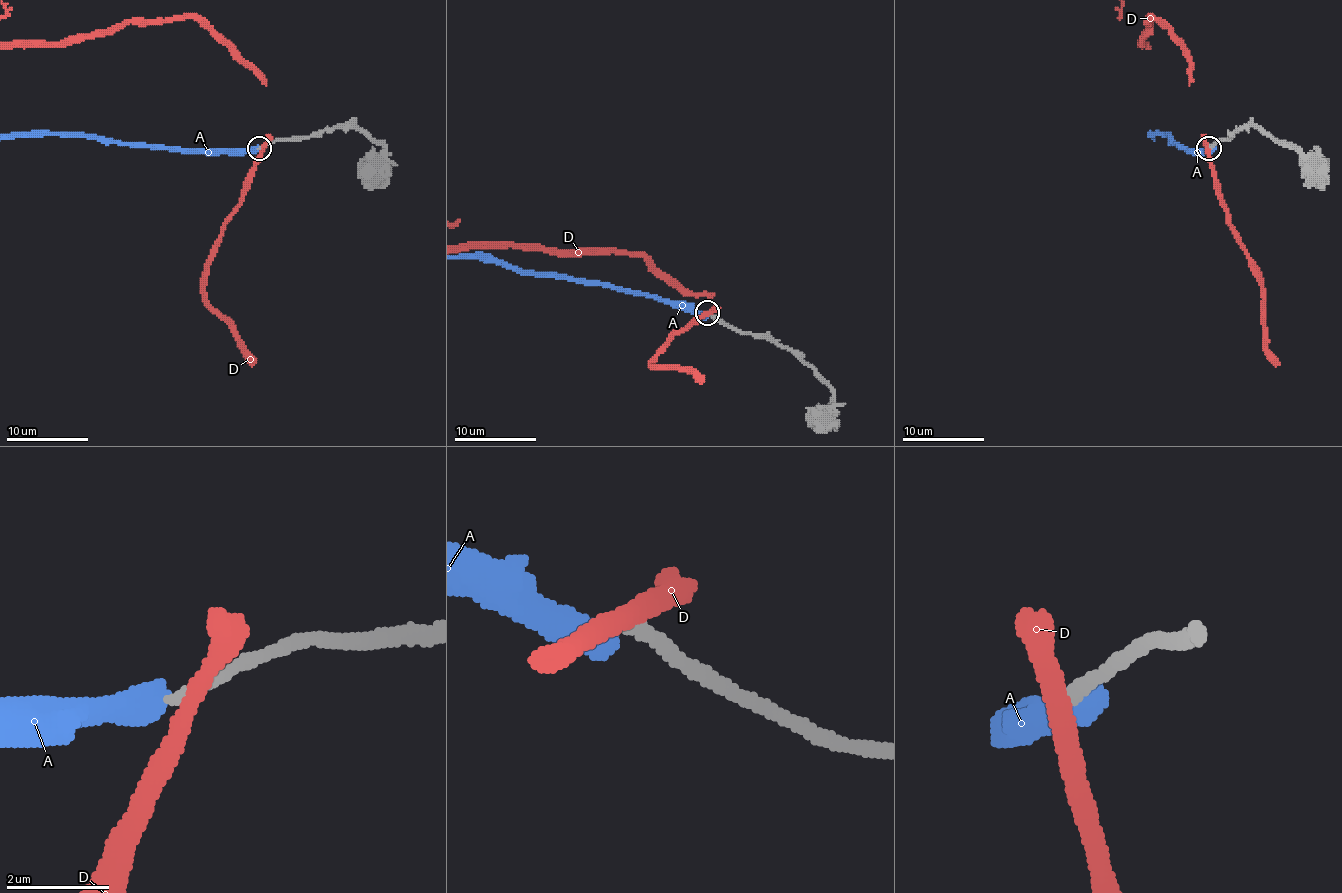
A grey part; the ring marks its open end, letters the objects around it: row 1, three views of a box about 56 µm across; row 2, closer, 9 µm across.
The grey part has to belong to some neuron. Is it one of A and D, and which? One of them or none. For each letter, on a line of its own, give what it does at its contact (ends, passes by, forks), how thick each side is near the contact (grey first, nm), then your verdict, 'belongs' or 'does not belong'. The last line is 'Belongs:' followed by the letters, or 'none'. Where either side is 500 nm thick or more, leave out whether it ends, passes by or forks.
A: 260 nm thick on the grey side, 550 nm on the other; does not belong
D: it passes by; 280 nm thick on the grey side, 360 nm on the other; does not belong
Belongs: none

